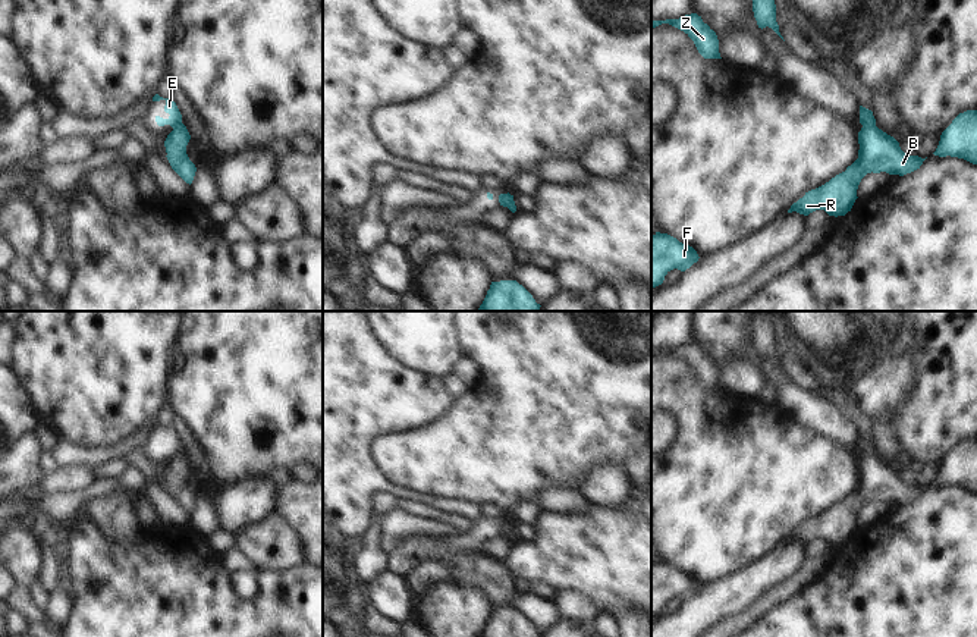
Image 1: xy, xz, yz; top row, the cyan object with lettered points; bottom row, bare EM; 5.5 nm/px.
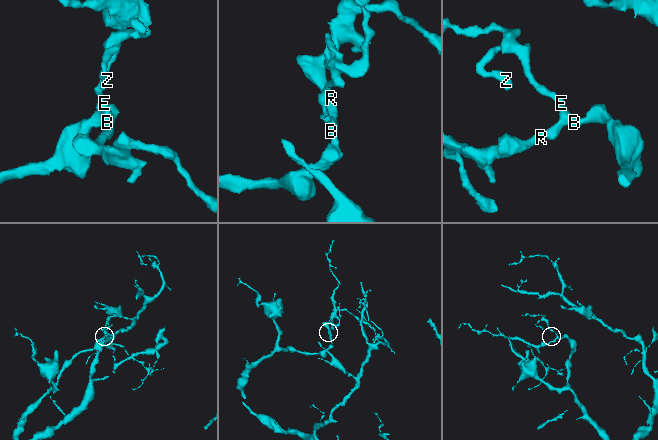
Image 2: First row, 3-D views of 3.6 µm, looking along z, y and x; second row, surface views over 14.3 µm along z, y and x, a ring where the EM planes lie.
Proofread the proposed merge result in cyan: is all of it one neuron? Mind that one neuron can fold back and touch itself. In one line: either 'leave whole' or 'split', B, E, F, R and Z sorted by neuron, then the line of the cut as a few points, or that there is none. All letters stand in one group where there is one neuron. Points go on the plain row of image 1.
split; B F R / E Z; cut in yz along (875, 451), (863, 454)

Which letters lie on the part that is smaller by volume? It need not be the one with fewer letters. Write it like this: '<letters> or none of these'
E, Z

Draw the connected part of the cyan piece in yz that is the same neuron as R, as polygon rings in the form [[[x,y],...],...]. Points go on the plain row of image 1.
[[[876,452],[863,454],[858,461],[858,473],[858,487],[845,500],[805,521],[802,527],[791,534],[788,542],[797,540],[808,545],[816,539],[824,539],[829,545],[845,545],[858,527],[858,514],[867,502],[886,500],[904,505],[920,498],[926,489],[904,481],[899,471],[879,458]]]

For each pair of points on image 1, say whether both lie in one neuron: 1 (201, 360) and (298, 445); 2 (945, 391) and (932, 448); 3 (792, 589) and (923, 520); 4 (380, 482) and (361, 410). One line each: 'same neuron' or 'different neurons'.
1: same neuron
2: same neuron
3: different neurons
4: same neuron

